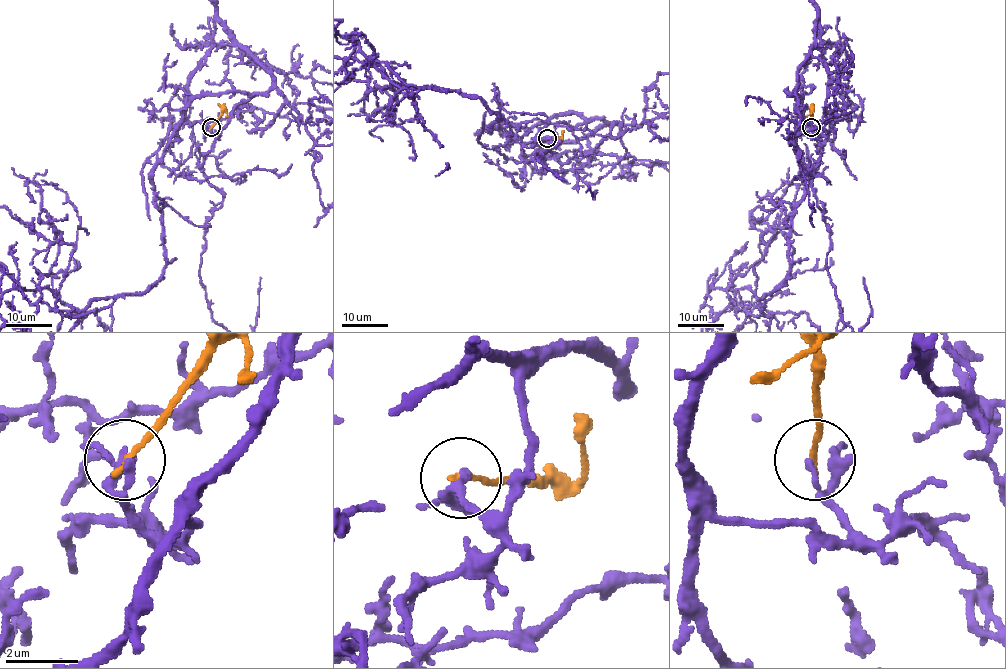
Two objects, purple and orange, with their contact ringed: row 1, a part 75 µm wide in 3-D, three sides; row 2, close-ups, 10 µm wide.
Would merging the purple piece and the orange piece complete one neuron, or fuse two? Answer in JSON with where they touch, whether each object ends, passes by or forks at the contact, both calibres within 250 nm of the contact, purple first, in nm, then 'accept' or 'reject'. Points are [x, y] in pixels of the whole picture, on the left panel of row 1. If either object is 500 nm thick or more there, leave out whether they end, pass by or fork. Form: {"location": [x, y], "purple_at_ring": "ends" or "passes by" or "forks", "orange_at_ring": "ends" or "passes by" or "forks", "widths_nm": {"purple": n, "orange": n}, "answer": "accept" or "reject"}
{"location": [211, 127], "purple_at_ring": "ends", "orange_at_ring": "ends", "widths_nm": {"purple": 180, "orange": 170}, "answer": "reject"}

